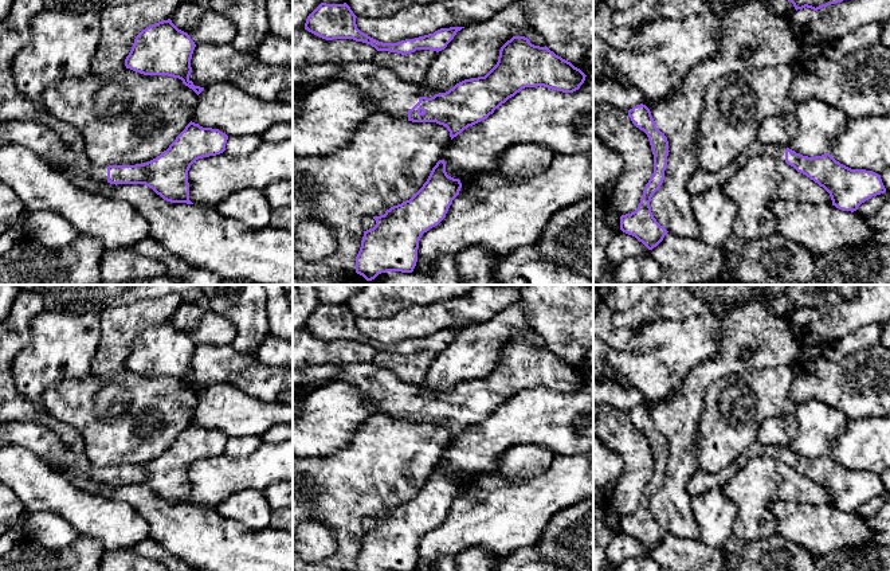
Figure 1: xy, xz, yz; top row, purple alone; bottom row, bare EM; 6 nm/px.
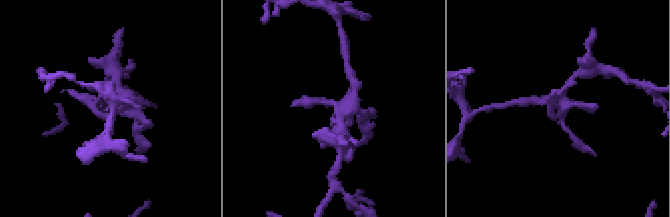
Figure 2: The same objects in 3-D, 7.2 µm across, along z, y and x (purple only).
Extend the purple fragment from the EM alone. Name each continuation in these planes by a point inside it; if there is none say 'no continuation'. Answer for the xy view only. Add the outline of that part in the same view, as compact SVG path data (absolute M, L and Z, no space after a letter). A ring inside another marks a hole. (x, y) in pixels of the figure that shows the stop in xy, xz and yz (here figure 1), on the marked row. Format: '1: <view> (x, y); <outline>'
1: xy (46, 143); M35 121L0 124L0 145L19 144L35 152L43 161L58 163L68 172L82 173L91 180L107 183L107 167L94 165L86 152L71 150L59 134Z

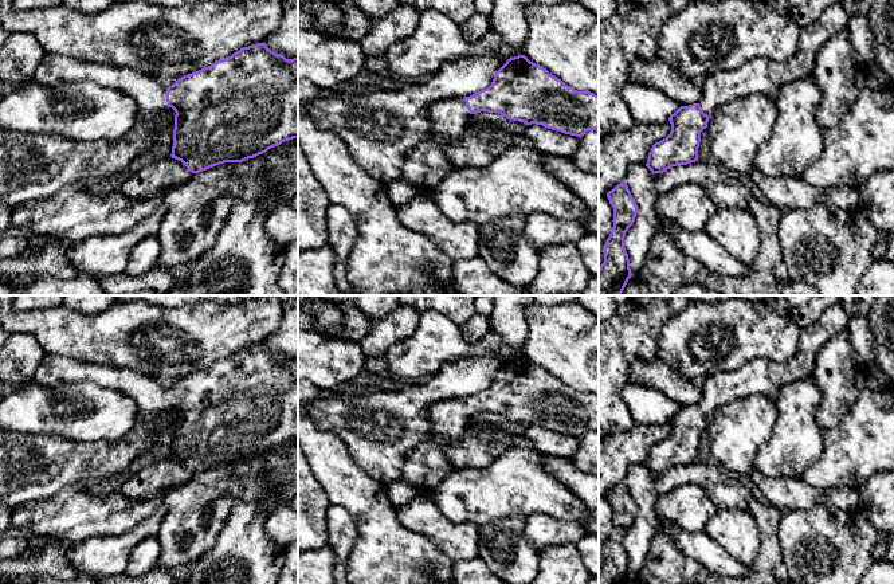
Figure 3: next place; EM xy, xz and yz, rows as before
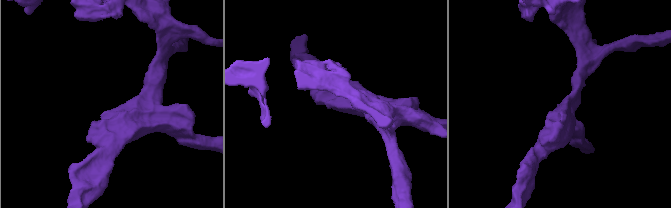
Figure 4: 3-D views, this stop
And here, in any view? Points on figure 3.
1: xy (151, 95); M46 52L34 79L47 87L91 81L117 89L136 99L141 114L158 115L168 107L166 87L154 77L128 68L98 66L71 56Z

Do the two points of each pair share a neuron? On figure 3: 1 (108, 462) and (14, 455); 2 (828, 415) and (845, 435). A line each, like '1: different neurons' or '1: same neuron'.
1: same neuron
2: different neurons

